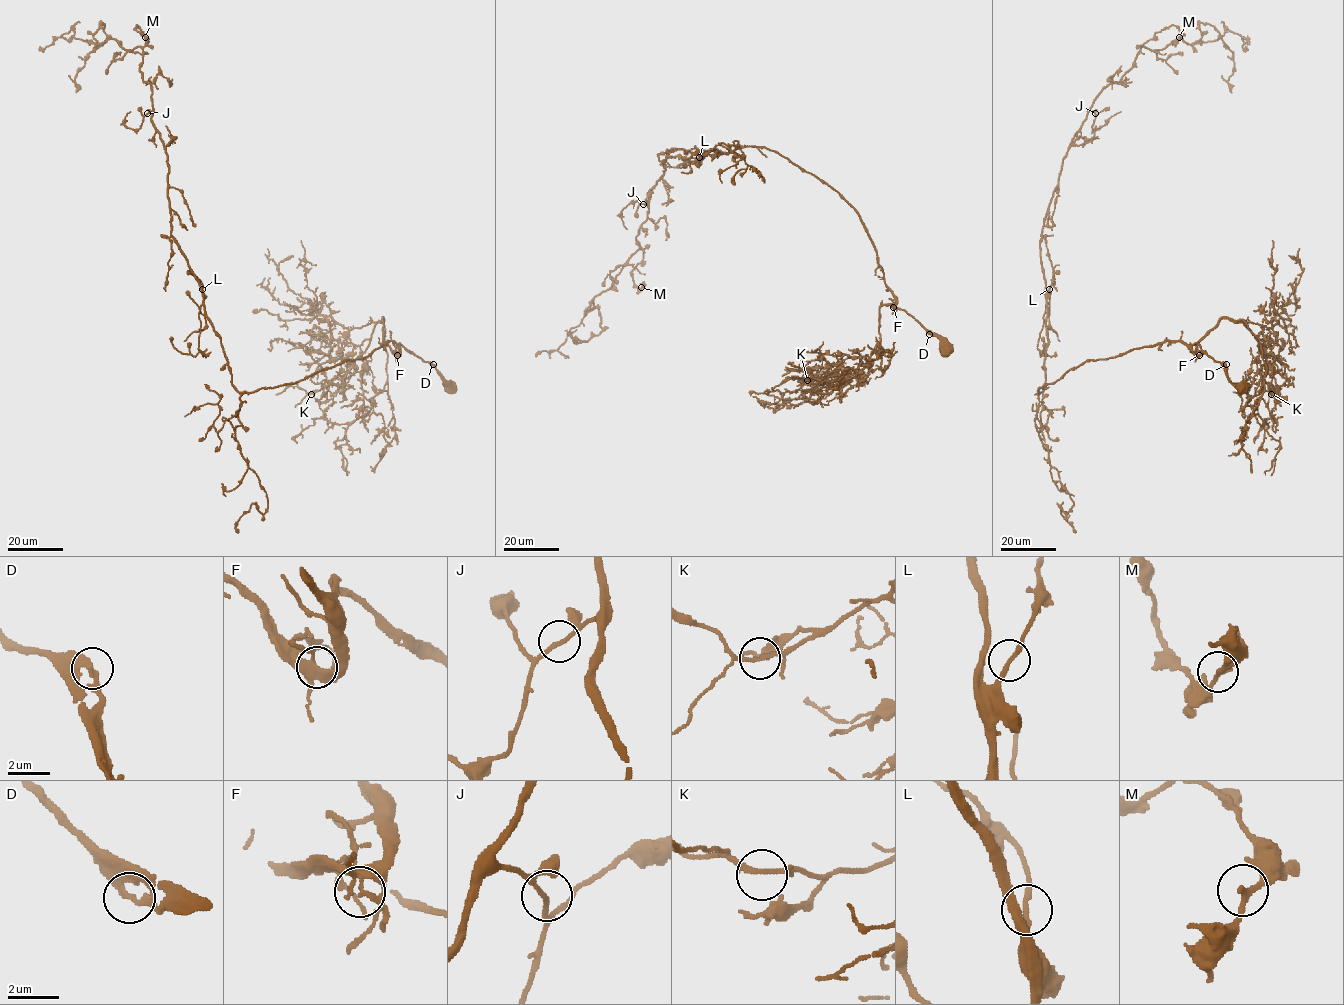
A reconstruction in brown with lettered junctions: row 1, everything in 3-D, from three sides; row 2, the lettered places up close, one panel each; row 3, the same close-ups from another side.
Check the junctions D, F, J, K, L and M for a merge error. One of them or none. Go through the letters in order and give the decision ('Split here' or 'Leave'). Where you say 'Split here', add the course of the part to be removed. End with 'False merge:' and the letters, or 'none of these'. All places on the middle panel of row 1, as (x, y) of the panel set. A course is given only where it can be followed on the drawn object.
D: Leave
F: Leave
J: Leave
K: Leave
L: Leave
M: Leave
False merge: none of these

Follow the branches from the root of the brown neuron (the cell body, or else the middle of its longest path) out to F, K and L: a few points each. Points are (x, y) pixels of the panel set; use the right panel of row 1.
F: (1242, 385), (1232, 383), (1223, 366), (1195, 343), (1191, 350), (1199, 355)
K: (1242, 385), (1198, 344), (1191, 350), (1222, 318), (1241, 322), (1254, 336), (1265, 359), (1258, 372), (1271, 394)
L: (1242, 385), (1232, 383), (1223, 366), (1196, 343), (1164, 341), (1086, 361), (1038, 392), (1045, 383), (1049, 289)

